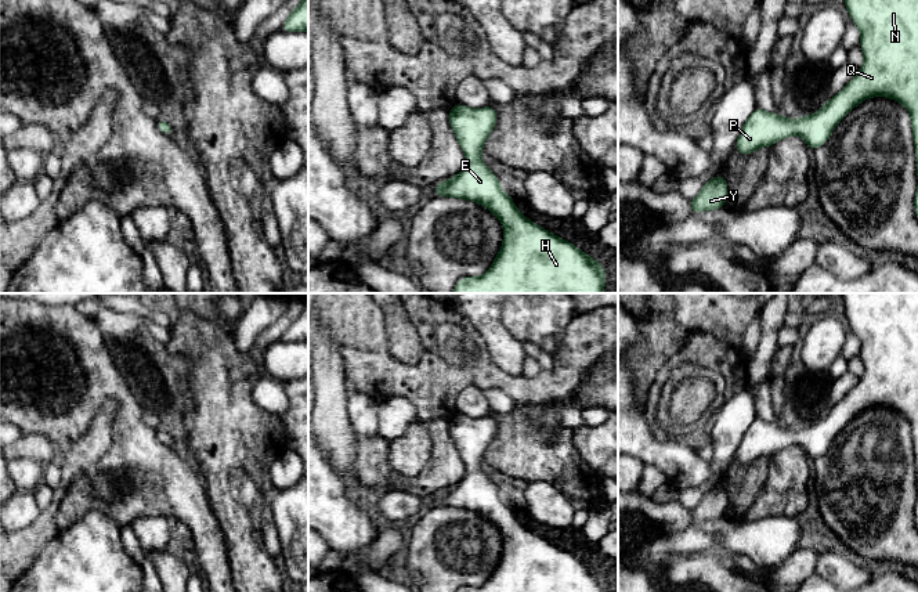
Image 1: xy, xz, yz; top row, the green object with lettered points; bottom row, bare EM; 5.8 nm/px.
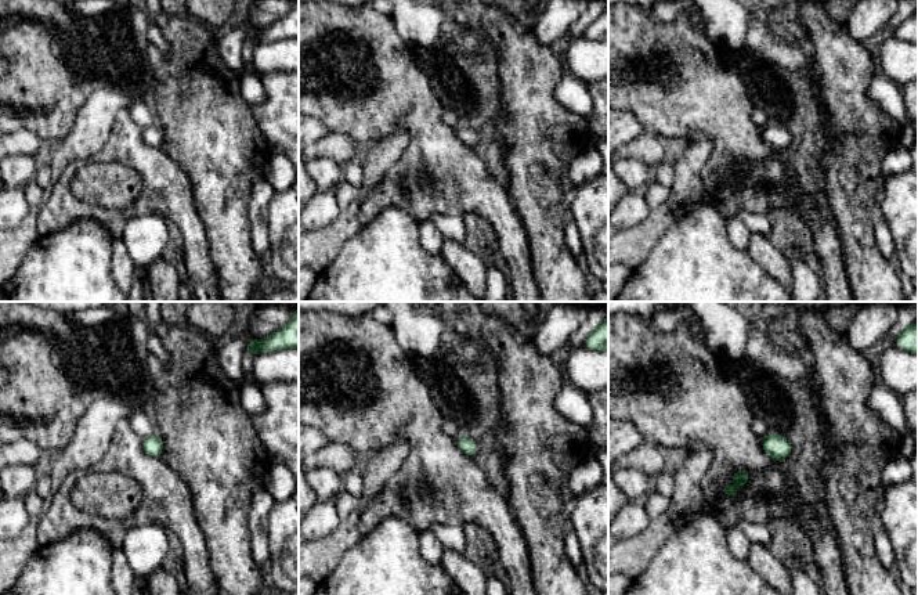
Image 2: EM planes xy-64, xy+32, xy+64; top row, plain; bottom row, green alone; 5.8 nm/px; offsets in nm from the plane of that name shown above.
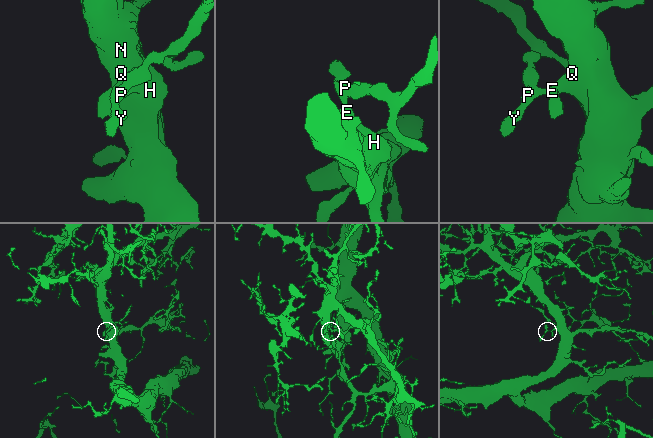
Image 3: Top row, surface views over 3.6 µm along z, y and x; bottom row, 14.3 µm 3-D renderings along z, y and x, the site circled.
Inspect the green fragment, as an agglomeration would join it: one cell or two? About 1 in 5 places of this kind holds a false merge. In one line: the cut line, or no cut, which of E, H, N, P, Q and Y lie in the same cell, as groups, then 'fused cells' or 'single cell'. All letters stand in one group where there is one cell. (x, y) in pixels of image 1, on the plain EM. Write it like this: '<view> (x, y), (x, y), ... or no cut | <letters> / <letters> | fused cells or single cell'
no cut | E H N P Q Y | single cell

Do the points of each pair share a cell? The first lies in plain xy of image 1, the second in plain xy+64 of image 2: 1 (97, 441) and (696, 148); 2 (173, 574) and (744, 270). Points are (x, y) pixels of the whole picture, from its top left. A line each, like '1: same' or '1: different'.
1: same
2: different

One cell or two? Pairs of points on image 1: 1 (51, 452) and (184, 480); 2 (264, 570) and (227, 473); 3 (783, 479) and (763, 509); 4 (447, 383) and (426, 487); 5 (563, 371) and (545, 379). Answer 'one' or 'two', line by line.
1: two
2: one
3: one
4: two
5: one

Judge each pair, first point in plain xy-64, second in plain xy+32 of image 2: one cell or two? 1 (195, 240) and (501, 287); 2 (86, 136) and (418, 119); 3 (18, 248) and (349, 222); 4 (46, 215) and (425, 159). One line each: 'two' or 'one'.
1: two
2: two
3: one
4: one

